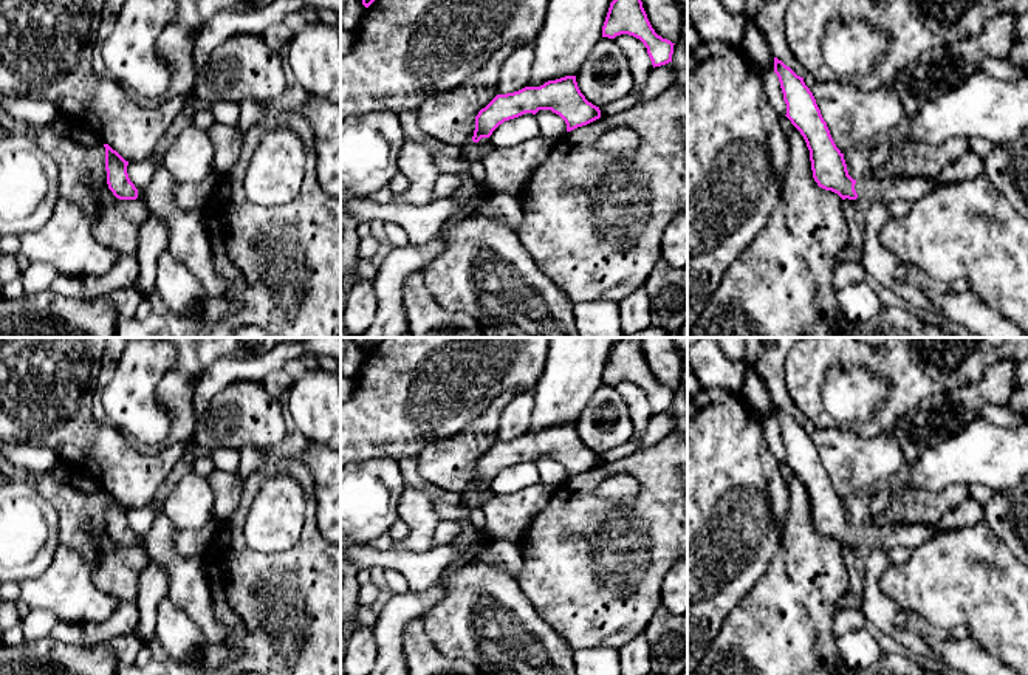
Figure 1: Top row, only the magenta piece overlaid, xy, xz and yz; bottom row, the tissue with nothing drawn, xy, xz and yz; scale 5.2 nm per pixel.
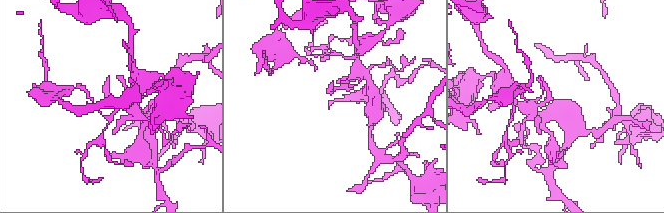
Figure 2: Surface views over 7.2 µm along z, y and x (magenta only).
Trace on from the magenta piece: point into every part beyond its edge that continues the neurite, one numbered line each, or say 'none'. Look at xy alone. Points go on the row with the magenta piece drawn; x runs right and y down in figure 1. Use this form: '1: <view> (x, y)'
none

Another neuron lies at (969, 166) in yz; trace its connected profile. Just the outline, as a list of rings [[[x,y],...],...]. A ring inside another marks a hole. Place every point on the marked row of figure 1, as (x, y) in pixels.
[[[968,152],[955,163],[947,166],[937,180],[941,184],[960,183],[966,180],[974,180],[983,175],[983,158],[975,155],[974,152]]]

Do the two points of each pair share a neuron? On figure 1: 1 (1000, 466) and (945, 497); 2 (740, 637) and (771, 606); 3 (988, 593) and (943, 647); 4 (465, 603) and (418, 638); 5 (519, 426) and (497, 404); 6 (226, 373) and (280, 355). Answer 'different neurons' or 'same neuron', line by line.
1: different neurons
2: same neuron
3: different neurons
4: different neurons
5: different neurons
6: same neuron

